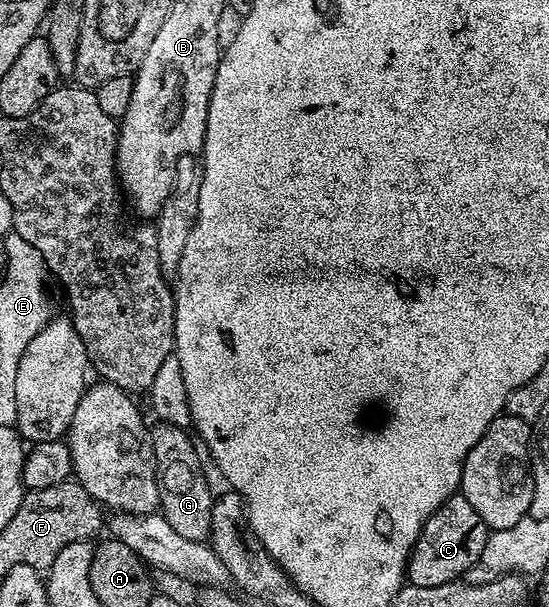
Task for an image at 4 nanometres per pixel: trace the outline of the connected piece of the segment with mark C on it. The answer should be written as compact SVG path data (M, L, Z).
M460 492L454 494L423 524L413 550L409 553L408 585L435 588L439 584L464 579L475 560L483 556L483 544L487 544L490 533L483 516L479 516L479 512L467 504Z

